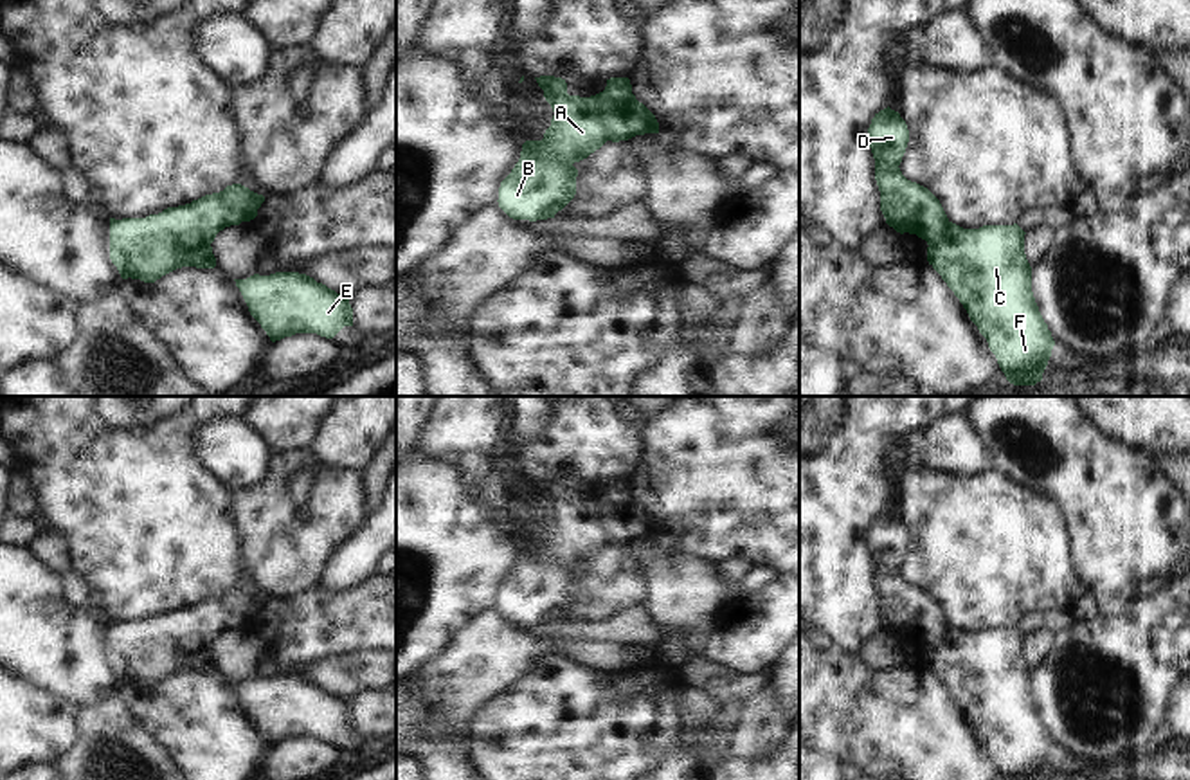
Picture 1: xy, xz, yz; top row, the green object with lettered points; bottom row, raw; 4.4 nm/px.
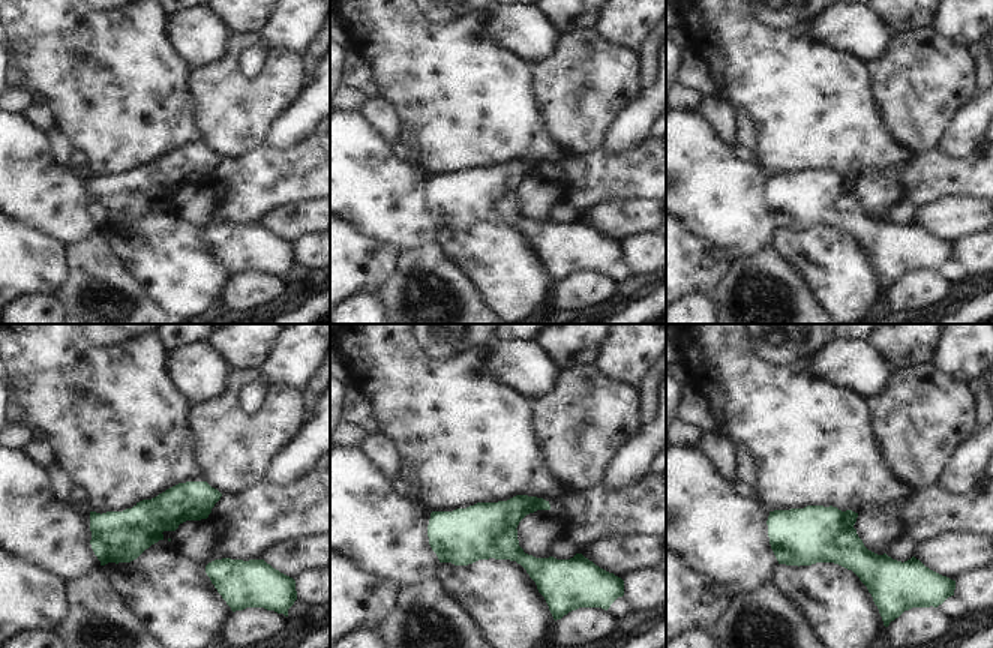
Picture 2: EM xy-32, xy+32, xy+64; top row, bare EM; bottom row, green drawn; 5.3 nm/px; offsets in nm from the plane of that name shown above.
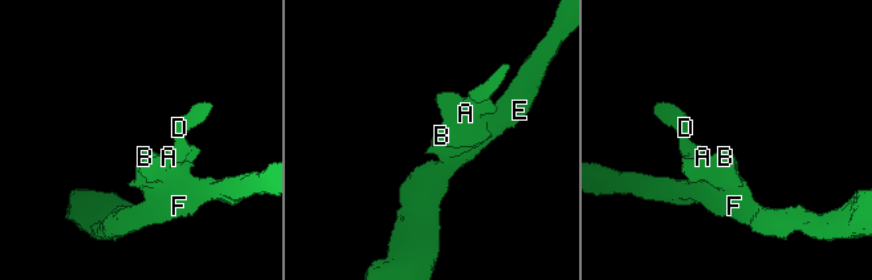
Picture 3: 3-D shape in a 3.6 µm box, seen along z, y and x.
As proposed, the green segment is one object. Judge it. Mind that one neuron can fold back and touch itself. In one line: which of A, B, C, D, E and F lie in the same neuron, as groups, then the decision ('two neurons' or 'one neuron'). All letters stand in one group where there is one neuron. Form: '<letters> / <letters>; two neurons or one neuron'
A B C D E F; one neuron

